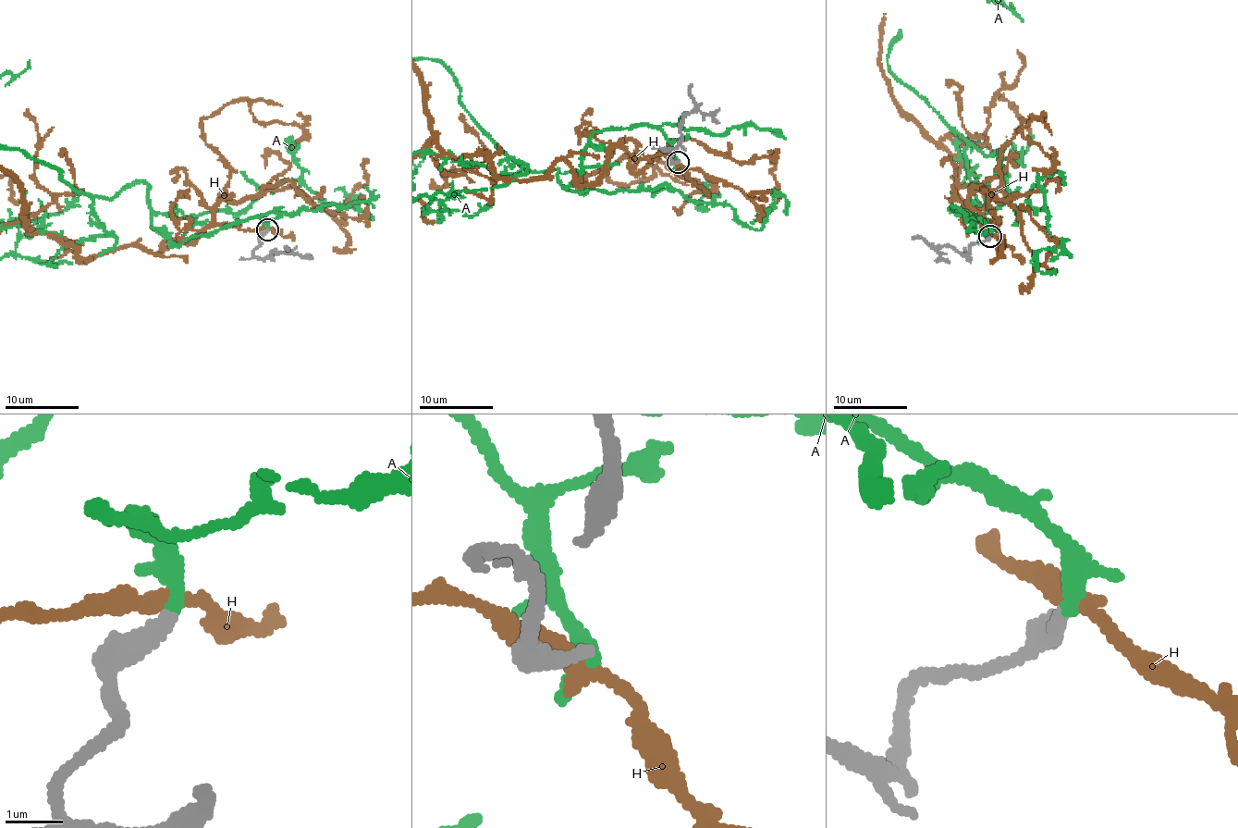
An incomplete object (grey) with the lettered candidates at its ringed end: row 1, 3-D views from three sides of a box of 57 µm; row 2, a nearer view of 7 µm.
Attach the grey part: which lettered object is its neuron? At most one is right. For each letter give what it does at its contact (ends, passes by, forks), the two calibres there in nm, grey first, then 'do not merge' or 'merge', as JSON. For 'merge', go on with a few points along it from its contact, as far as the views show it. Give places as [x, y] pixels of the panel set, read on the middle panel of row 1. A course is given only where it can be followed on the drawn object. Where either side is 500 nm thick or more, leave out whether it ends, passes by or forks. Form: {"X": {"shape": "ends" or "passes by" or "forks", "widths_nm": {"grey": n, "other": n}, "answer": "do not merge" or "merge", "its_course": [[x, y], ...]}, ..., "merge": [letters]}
{"A": {"shape": "passes by", "widths_nm": {"grey": 260, "other": 220}, "answer": "merge"}, "H": {"shape": "passes by", "widths_nm": {"grey": 260, "other": 280}, "answer": "do not merge"}, "merge": ["A"]}

